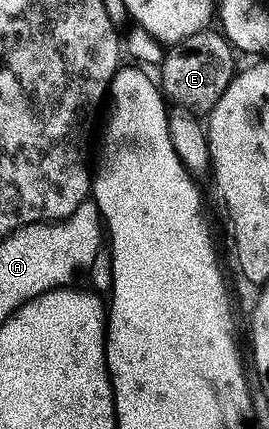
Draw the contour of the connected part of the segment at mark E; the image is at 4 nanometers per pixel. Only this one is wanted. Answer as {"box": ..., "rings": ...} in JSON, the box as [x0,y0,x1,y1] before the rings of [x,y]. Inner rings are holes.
{"box":[157,27,237,117],"rings":[[[206,27],[168,46],[157,74],[162,96],[172,106],[189,110],[200,117],[206,116],[213,109],[237,74],[237,55],[233,46],[223,33],[212,29]]]}

